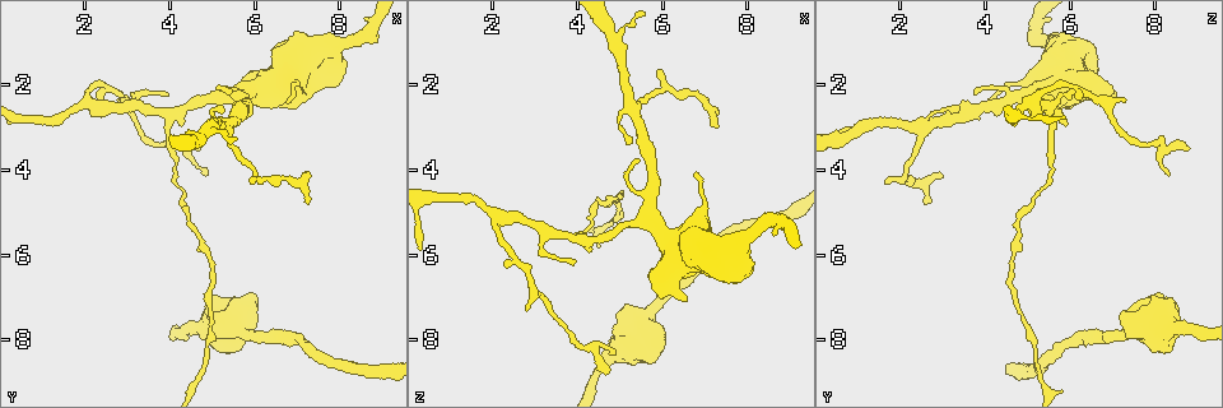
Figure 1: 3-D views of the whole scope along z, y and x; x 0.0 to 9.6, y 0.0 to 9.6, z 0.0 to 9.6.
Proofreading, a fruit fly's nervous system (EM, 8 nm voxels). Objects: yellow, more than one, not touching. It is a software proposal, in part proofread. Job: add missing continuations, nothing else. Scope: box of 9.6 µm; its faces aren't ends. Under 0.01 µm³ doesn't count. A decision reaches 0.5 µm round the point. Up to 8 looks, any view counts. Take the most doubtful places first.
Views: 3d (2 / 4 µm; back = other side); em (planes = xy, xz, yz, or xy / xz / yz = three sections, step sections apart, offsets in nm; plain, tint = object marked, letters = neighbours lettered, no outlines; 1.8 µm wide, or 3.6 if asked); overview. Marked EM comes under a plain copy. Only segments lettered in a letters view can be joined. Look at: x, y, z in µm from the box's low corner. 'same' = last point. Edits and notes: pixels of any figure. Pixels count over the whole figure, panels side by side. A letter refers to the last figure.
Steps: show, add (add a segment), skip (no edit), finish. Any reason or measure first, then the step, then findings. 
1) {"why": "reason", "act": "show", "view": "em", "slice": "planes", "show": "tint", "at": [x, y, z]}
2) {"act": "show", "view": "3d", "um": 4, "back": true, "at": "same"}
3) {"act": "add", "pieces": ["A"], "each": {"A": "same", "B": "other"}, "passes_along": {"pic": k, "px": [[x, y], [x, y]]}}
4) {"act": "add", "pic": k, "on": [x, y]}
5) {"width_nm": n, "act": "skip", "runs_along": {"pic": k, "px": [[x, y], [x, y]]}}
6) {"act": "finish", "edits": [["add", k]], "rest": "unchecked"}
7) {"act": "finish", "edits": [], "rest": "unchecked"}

{"act": "show", "view": "3d", "um": 4, "at": [2.85, 2.35, 7.35]}

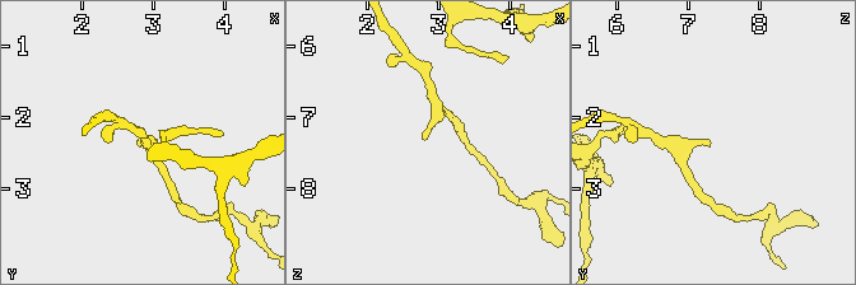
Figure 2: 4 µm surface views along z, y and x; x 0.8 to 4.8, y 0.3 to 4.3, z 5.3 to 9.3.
{"act": "show", "view": "em", "um": 3.6, "slice": "xy", "step": 8, "show": "letters", "at": [2.80, 2.40, 7.30]}

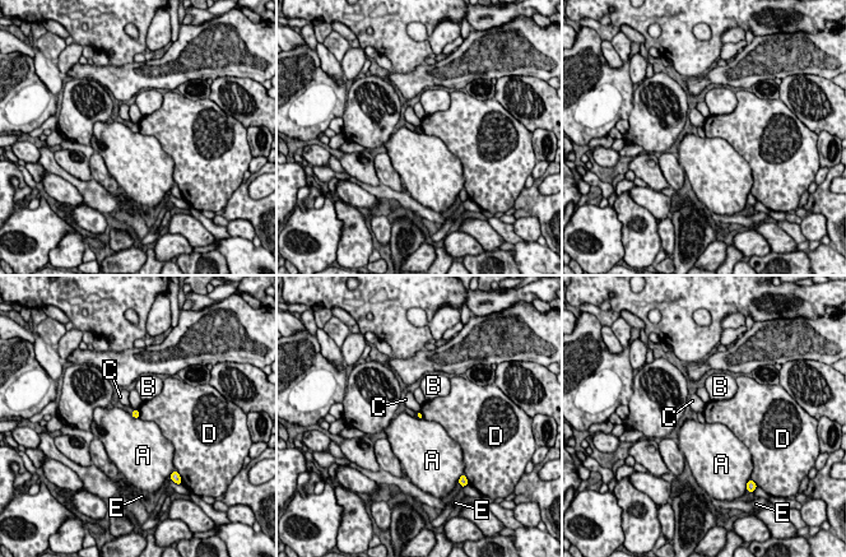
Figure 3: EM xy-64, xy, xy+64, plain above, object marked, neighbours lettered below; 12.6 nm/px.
{"act": "skip", "each": {"A": "other", "B": "other", "C": "other", "D": "other", "E": "other"}, "border": {"pic": 3, "px": [[130, 414], [138, 418]]}, "found": "no lettered segment goes on from it"}

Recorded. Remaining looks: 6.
{"why": "abrupt turn", "act": "show", "view": "em", "slice": "xz", "step": 16, "show": "tint", "at": [5.60, 8.10, 7.95]}

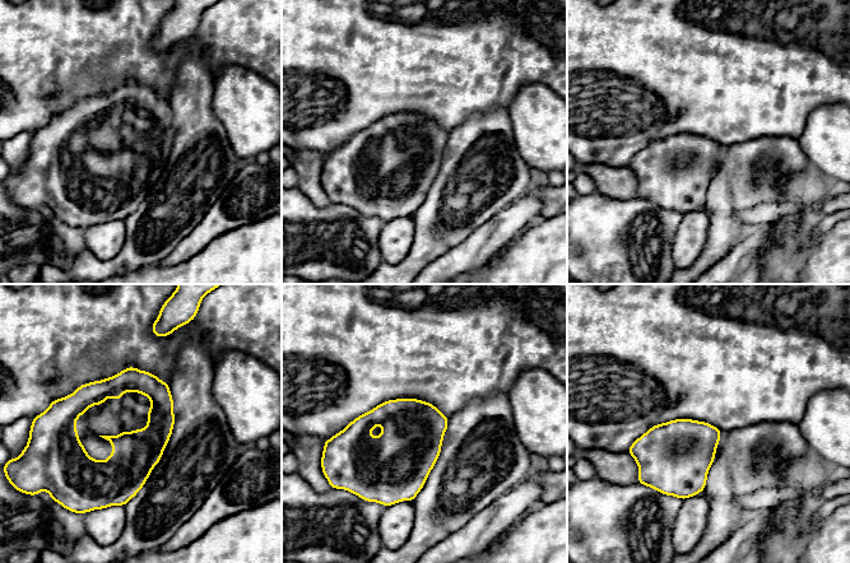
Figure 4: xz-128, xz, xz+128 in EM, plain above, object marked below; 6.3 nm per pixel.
{"why": "cut it another way", "act": "show", "view": "em", "slice": "xy", "step": 8, "show": "letters", "at": "same"}

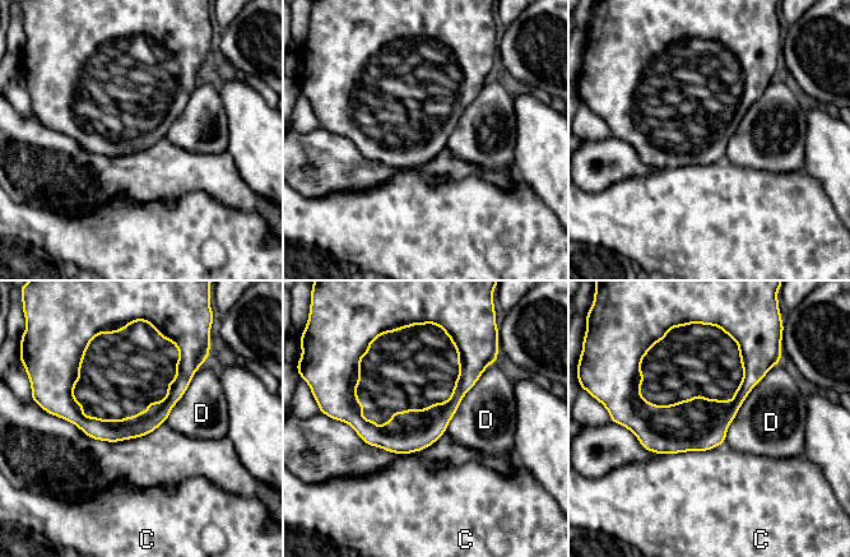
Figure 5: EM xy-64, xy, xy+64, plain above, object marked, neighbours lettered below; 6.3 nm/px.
{"width_nm": 150, "act": "skip", "each": {"C": "other", "D": "other"}, "runs_along": {"pic": 5, "px": [[479, 370], [423, 427], [349, 417]]}, "found": "no lettered segment goes on from it"}

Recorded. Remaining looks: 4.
{"why": "free end", "act": "show", "view": "em", "slice": "xy", "step": 8, "show": "letters", "at": [7.25, 4.75, 2.50]}

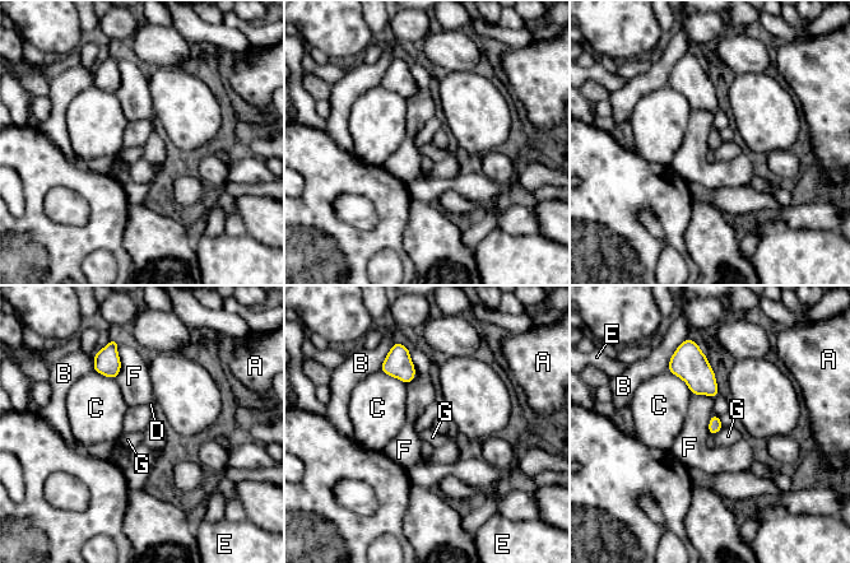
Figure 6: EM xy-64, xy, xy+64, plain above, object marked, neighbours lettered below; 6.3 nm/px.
{"act": "show", "view": "em", "slice": "planes", "show": "letters", "at": "same"}

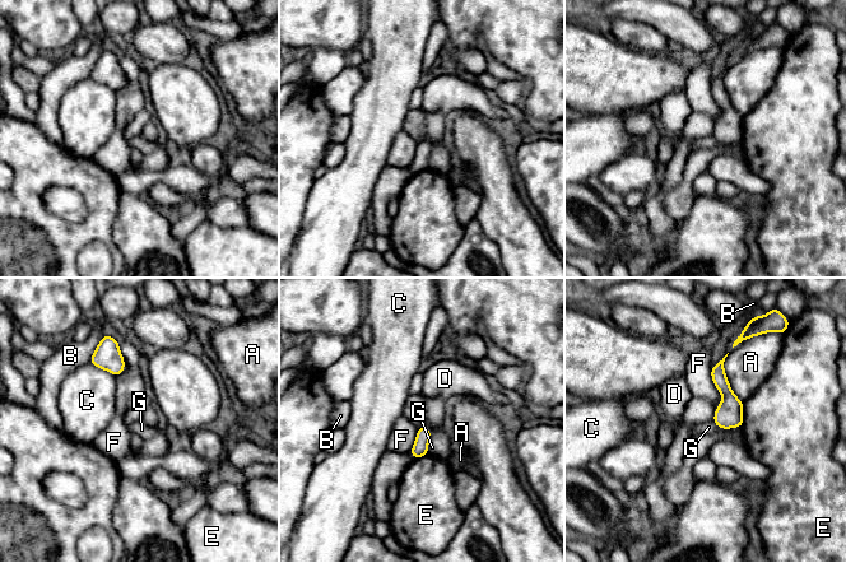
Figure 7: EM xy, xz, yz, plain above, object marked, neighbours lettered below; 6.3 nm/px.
{"act": "skip", "each": {"A": "other", "B": "other", "C": "other", "D": "other", "E": "other", "F": "other", "G": "other"}, "border": {"pic": 7, "px": [[421, 426], [430, 429], [427, 454]]}, "found": "no lettered segment goes on from it"}

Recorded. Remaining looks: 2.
{"why": "thin neck", "act": "show", "view": "3d", "um": 4, "at": [4.95, 7.30, 4.80]}

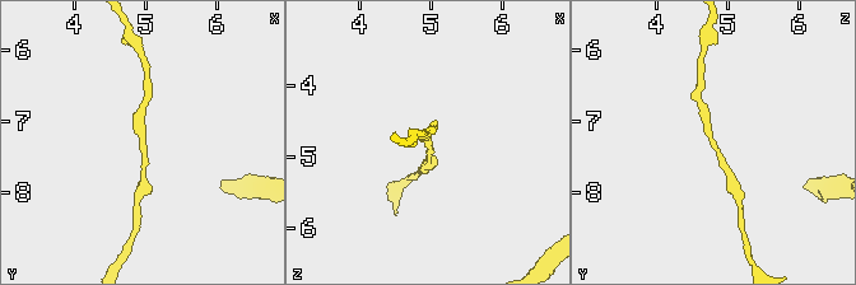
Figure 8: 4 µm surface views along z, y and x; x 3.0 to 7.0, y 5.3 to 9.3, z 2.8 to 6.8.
{"act": "show", "view": "em", "slice": "planes", "show": "letters", "at": [4.95, 7.35, 4.75]}

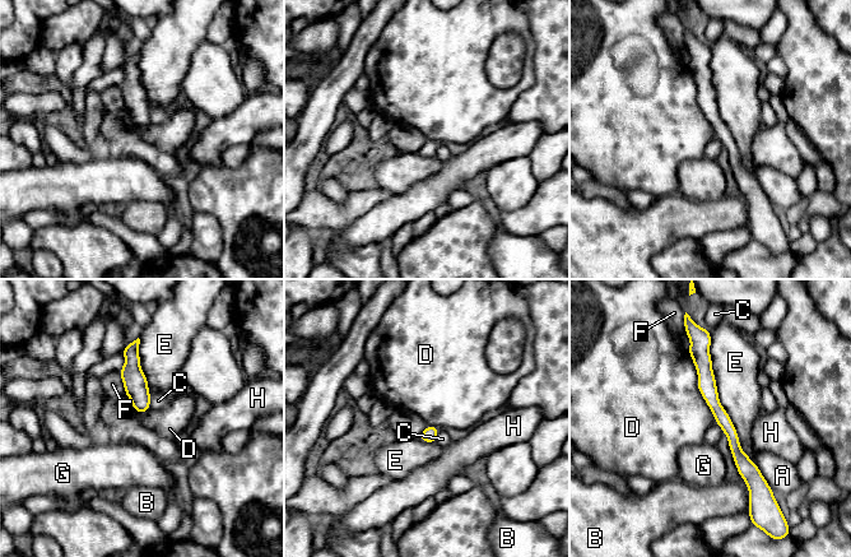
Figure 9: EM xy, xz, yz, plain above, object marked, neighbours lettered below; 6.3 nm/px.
{"longest_contact_nm": ["E", 850], "act": "skip", "each": {"A": "other", "B": "other", "C": "other", "D": "other", "E": "other", "F": "other", "G": "other", "H": "other"}, "runs_along": {"pic": 9, "px": [[693, 348], [752, 487]]}, "found": "no lettered segment goes on from it"}

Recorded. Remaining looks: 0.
{"act": "finish", "edits": [], "rest": "unchecked"}

